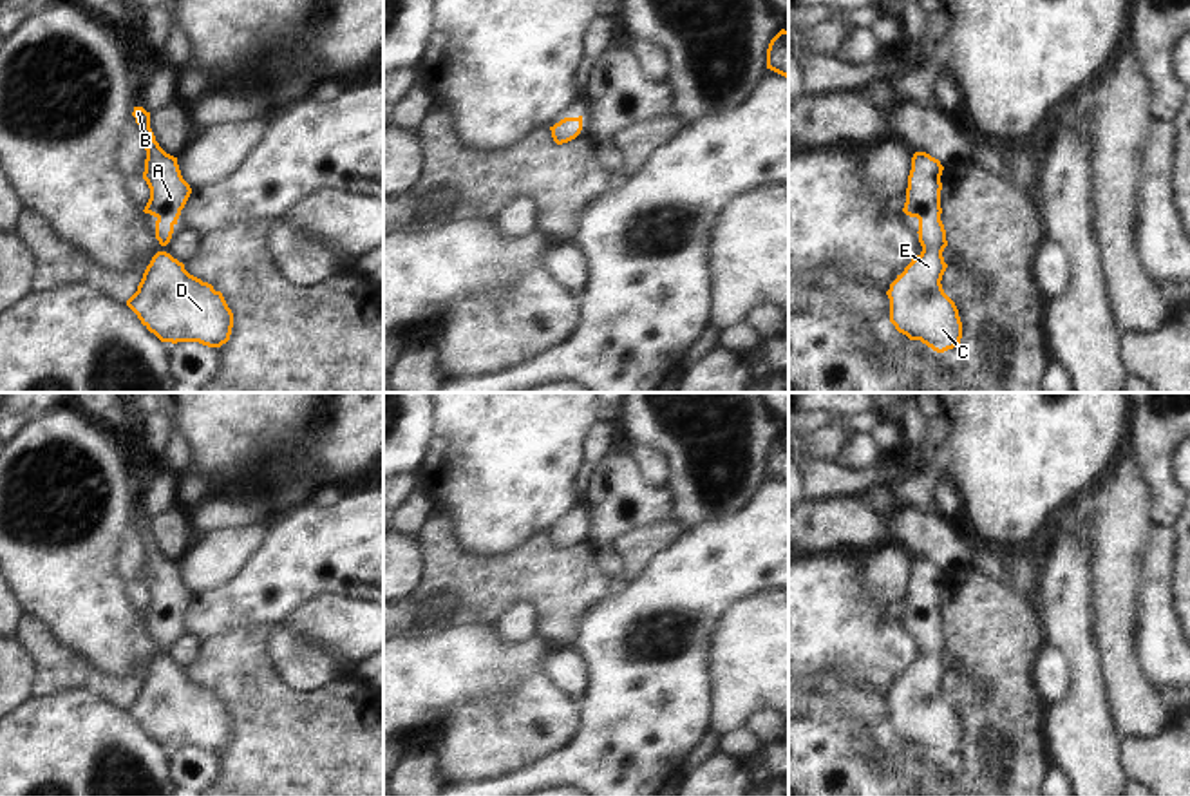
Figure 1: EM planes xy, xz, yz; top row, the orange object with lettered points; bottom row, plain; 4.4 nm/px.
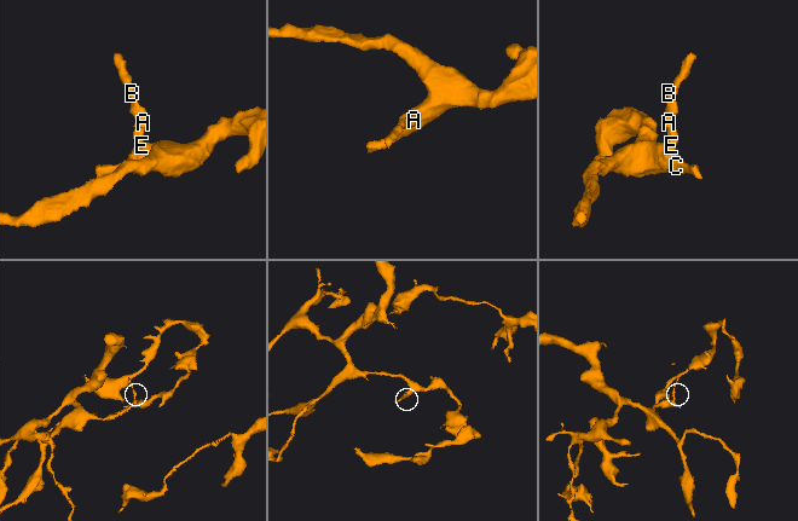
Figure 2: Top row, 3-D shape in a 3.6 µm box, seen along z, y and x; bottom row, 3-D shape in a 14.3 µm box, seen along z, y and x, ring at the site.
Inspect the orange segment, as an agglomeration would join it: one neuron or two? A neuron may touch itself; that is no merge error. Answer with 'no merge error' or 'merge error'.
no merge error

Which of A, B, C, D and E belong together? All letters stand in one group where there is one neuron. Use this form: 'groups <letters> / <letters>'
groups A B C D E

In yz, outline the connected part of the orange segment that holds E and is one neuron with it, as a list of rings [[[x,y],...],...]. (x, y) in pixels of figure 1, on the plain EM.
[[[915,557],[908,581],[906,608],[902,617],[919,624],[919,648],[922,657],[911,664],[901,680],[886,696],[890,704],[890,727],[910,745],[921,745],[937,758],[959,753],[962,744],[962,727],[955,707],[942,695],[942,680],[948,673],[942,657],[948,651],[946,635],[940,626],[940,581],[944,572],[926,557]]]

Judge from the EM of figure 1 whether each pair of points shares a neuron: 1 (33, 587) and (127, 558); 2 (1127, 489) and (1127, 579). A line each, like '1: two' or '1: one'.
1: two
2: one

